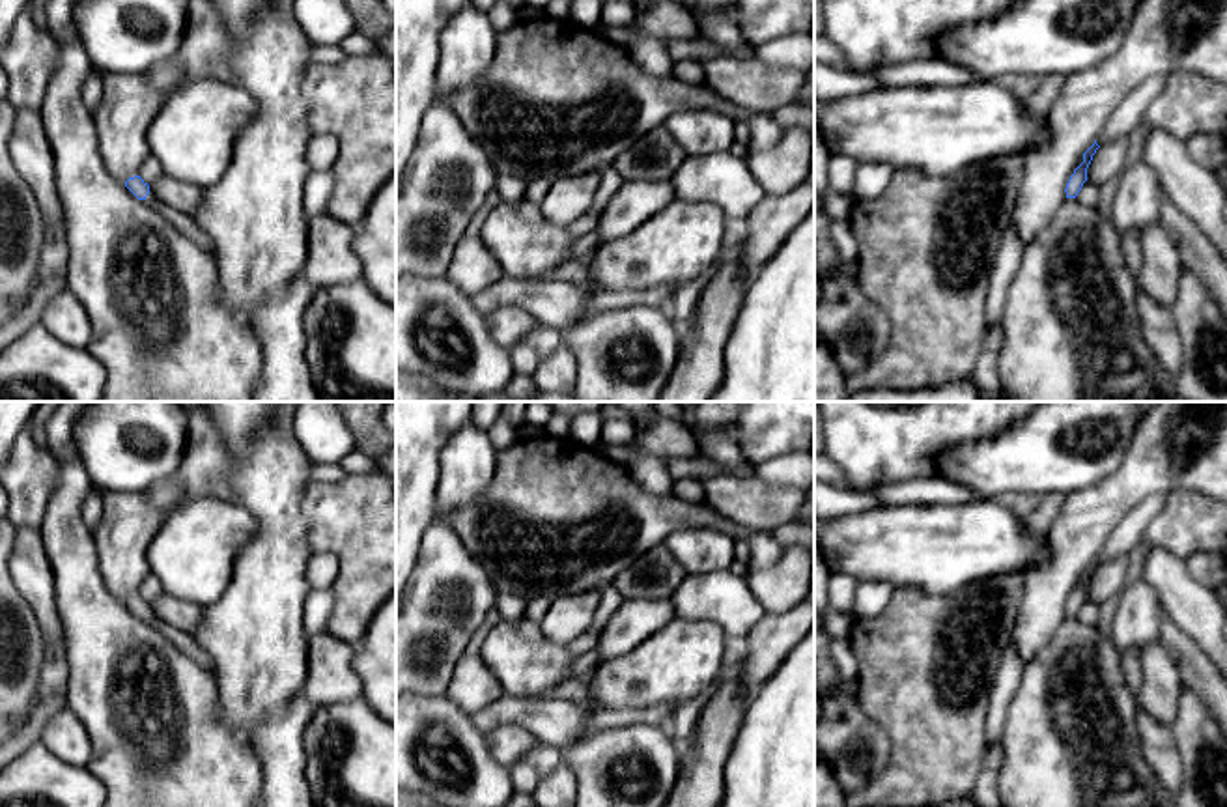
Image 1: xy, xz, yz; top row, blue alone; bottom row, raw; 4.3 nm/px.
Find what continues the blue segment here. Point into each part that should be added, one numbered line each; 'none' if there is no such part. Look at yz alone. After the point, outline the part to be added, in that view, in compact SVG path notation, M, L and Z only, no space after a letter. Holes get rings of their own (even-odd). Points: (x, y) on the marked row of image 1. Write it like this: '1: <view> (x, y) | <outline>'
none

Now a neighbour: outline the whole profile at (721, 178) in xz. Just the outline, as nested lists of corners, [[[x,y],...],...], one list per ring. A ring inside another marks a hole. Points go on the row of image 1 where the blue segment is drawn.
[[[730,149],[687,155],[669,181],[676,200],[717,205],[726,220],[747,220],[766,196],[747,159]]]

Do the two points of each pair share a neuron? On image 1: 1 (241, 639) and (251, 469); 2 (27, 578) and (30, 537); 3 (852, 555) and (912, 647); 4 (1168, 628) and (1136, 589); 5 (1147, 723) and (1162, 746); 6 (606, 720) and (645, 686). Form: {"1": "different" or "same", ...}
{"1": "same", "2": "same", "3": "different", "4": "different", "5": "same", "6": "different"}

